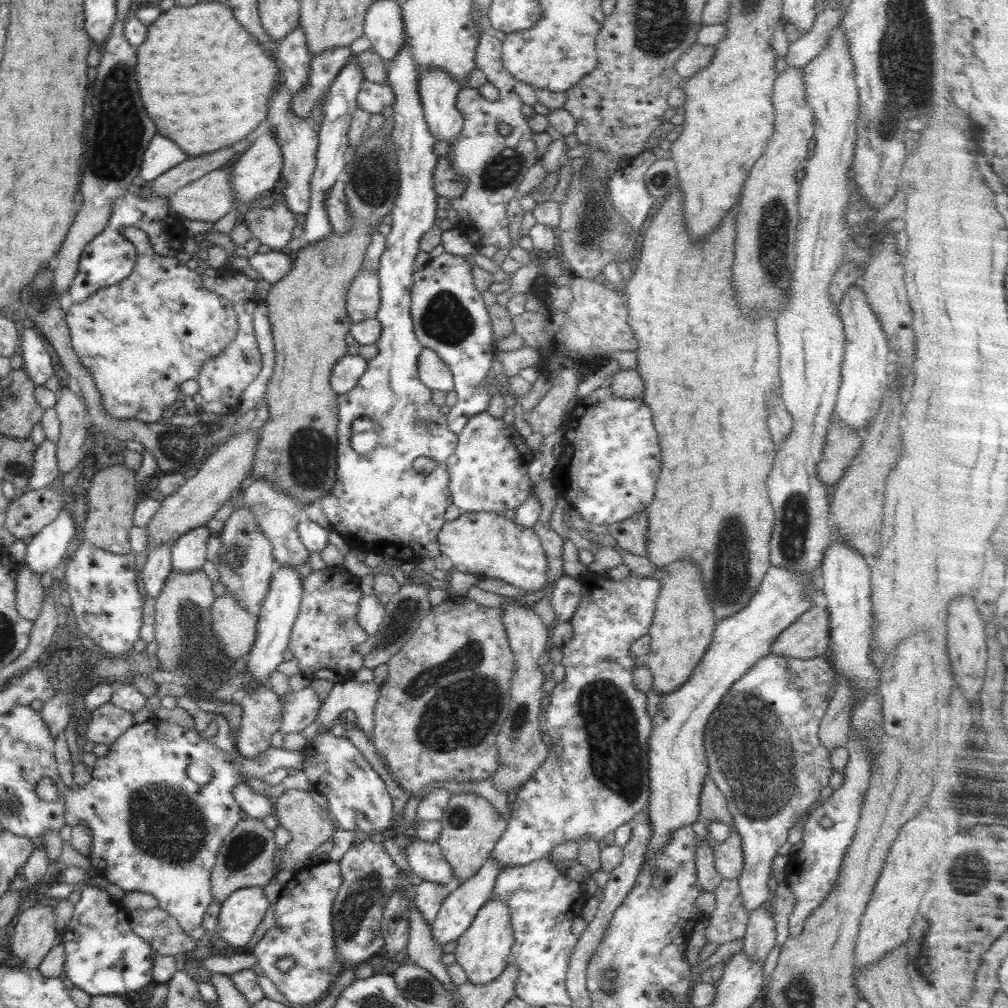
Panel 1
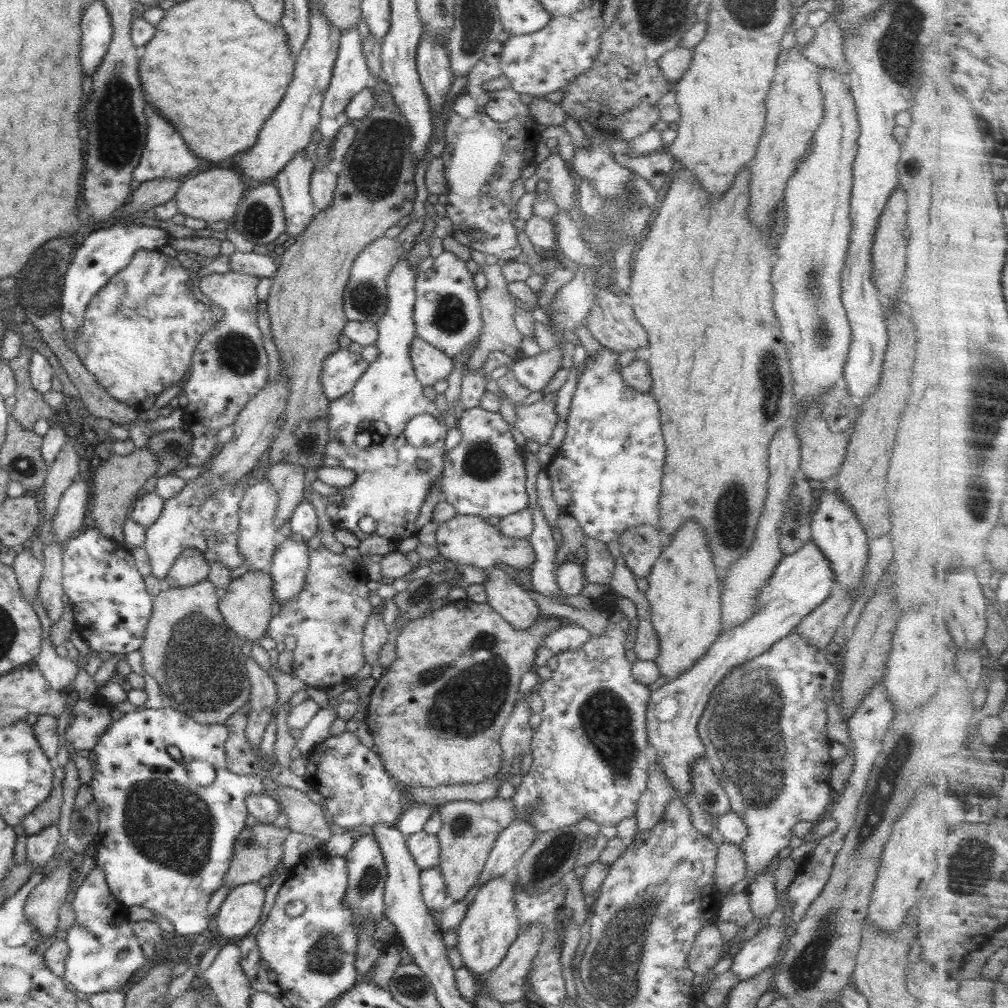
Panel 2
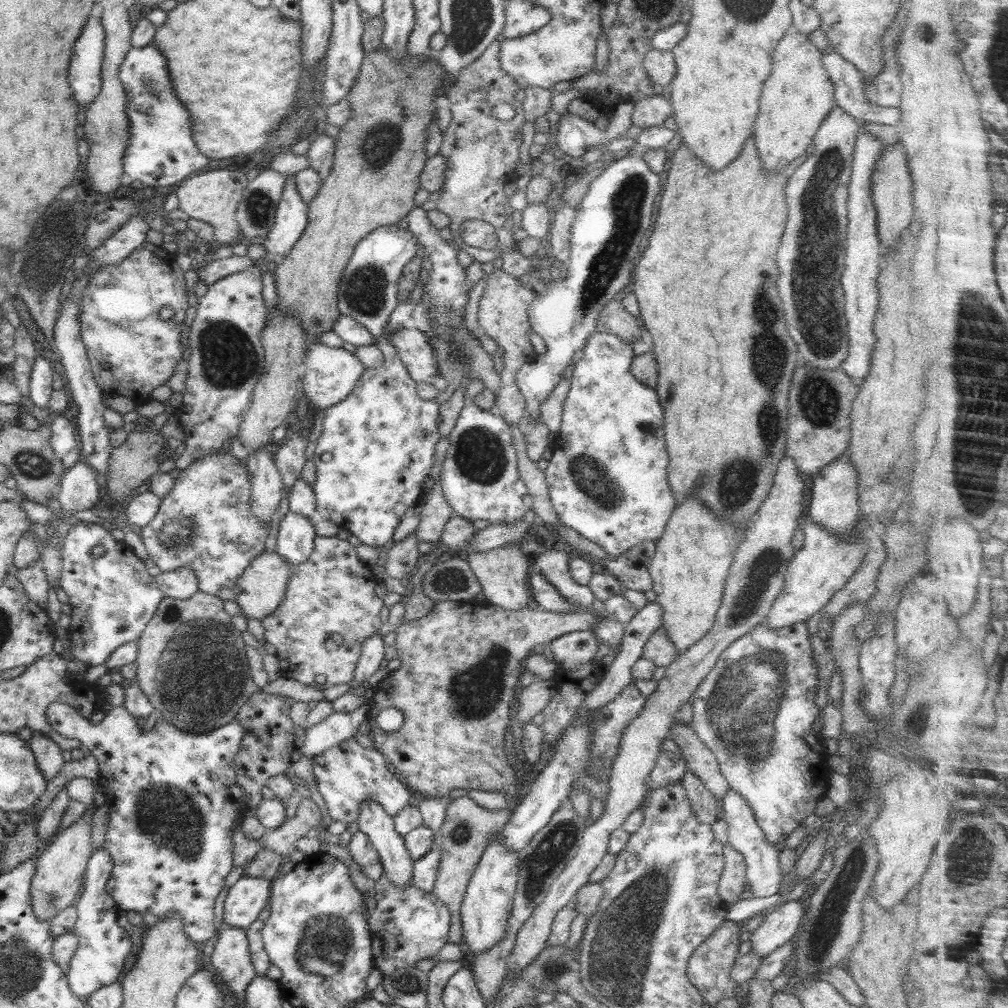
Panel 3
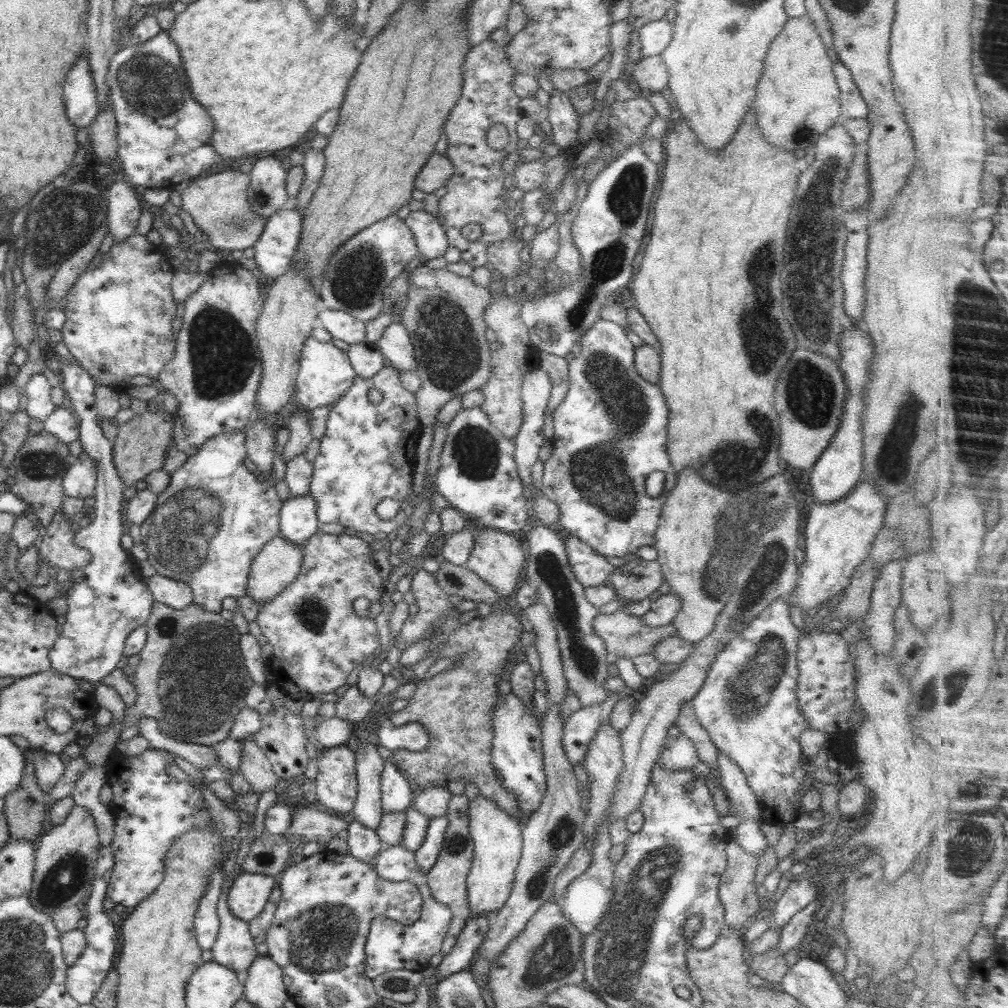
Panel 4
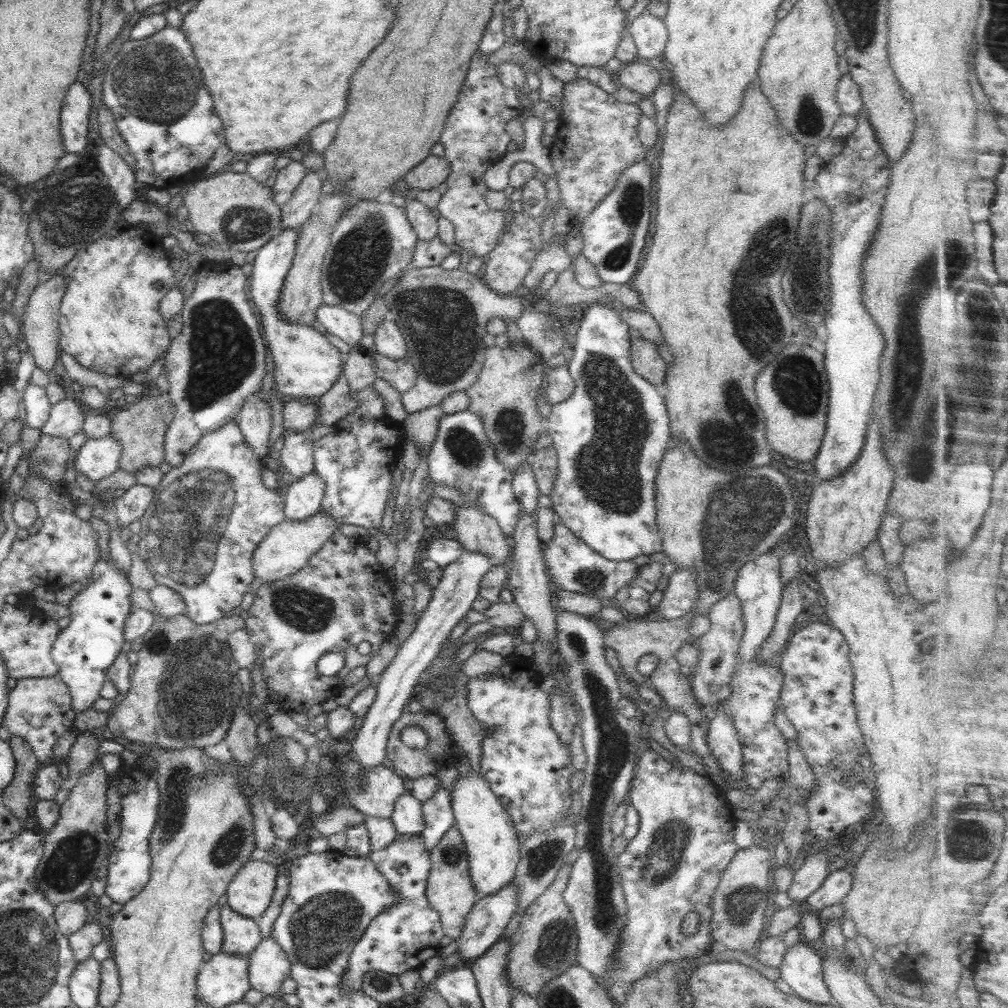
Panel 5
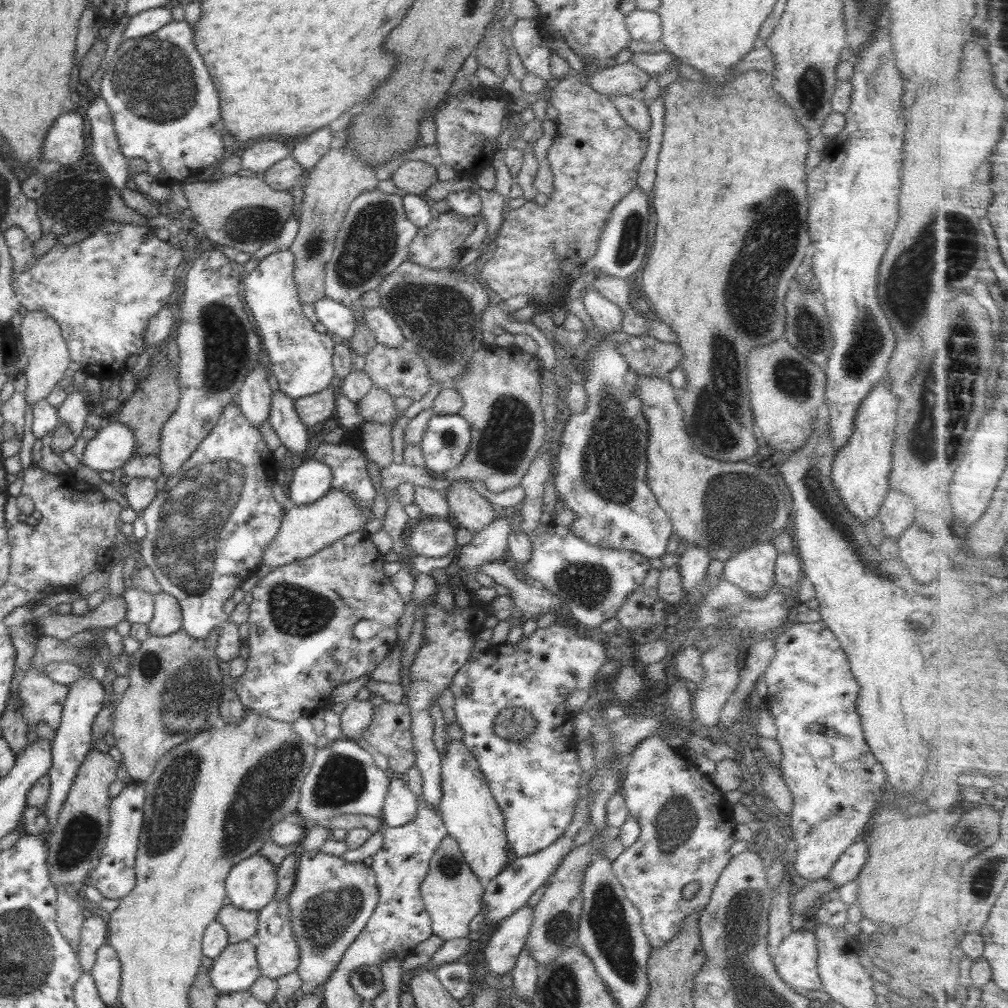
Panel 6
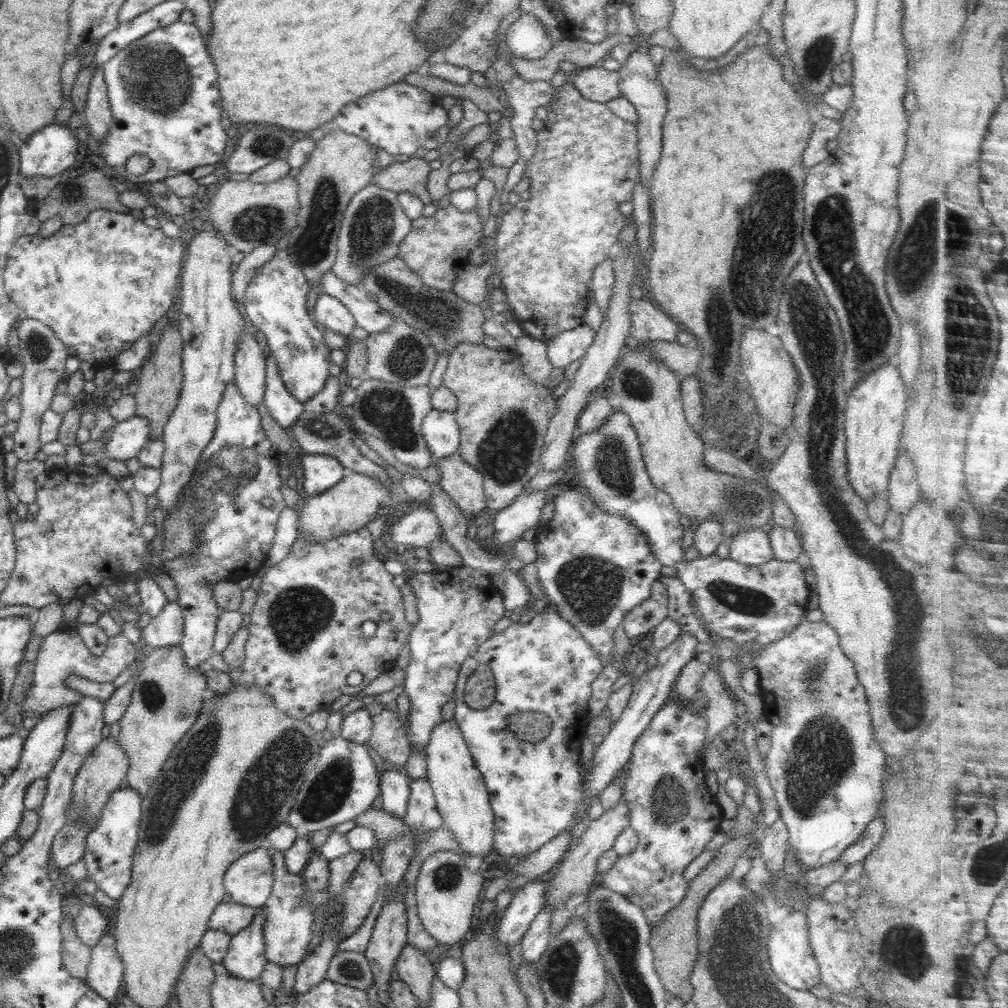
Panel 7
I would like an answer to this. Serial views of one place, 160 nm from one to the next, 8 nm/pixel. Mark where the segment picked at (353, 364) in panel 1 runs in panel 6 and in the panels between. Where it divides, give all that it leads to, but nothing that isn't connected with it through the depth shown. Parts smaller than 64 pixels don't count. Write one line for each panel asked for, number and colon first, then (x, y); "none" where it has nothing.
2: (340, 370)
3: (331, 373)
4: (325, 373)
5: (306, 364)
6: (301, 353)

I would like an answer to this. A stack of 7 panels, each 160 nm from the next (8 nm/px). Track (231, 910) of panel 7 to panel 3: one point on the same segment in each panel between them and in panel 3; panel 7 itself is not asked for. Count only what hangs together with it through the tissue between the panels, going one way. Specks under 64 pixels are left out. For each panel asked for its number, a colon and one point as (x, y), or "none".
3: (231, 959)
4: (234, 948)
5: (241, 935)
6: (240, 925)

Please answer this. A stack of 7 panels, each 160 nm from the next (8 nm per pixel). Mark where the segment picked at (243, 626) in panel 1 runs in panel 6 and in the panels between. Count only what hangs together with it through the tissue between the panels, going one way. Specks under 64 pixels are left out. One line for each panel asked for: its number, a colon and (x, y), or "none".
2: (249, 603)
3: (263, 585)
4: (275, 567)
5: (287, 547)
6: (305, 530)

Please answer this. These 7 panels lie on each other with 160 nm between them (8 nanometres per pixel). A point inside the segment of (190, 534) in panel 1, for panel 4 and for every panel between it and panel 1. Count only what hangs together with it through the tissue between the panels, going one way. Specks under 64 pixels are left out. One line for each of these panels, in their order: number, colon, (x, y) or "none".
2: (190, 567)
3: (182, 584)
4: (174, 593)

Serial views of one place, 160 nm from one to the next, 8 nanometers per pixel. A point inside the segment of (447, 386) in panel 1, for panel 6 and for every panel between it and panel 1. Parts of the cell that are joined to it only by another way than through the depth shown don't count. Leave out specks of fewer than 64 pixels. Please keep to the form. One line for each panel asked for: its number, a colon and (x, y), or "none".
2: (430, 364)
3: (412, 345)
4: (395, 344)
5: (388, 340)
6: (386, 331)

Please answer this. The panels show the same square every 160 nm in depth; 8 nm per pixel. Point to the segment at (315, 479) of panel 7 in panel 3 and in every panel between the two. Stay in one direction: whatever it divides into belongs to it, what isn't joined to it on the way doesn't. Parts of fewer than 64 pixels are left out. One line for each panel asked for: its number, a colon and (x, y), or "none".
3: (295, 541)
4: (298, 521)
5: (303, 498)
6: (312, 480)

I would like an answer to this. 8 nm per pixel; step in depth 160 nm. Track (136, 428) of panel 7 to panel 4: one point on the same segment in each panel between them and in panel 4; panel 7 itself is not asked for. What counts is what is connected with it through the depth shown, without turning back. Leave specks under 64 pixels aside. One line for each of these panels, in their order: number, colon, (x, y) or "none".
4: (80, 481)
5: (99, 458)
6: (112, 447)

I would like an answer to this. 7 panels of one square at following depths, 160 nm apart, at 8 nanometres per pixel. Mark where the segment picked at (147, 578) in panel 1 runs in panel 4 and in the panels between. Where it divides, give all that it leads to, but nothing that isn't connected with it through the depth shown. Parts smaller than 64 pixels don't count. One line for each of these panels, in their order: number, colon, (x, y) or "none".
2: (195, 518)
3: (204, 524)
4: (209, 524)

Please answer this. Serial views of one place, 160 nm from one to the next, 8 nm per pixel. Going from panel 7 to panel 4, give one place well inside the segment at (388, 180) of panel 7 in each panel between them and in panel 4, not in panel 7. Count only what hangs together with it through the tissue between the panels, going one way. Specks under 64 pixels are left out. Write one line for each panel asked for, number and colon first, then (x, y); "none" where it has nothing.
4: (438, 169)
5: (433, 170)
6: (414, 177)

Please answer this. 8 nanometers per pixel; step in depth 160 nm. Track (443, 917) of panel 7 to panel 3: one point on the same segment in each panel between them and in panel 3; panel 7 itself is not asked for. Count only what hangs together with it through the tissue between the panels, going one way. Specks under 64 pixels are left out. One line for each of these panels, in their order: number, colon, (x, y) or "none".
3: (467, 828)
4: (446, 879)
5: (449, 890)
6: (452, 894)

